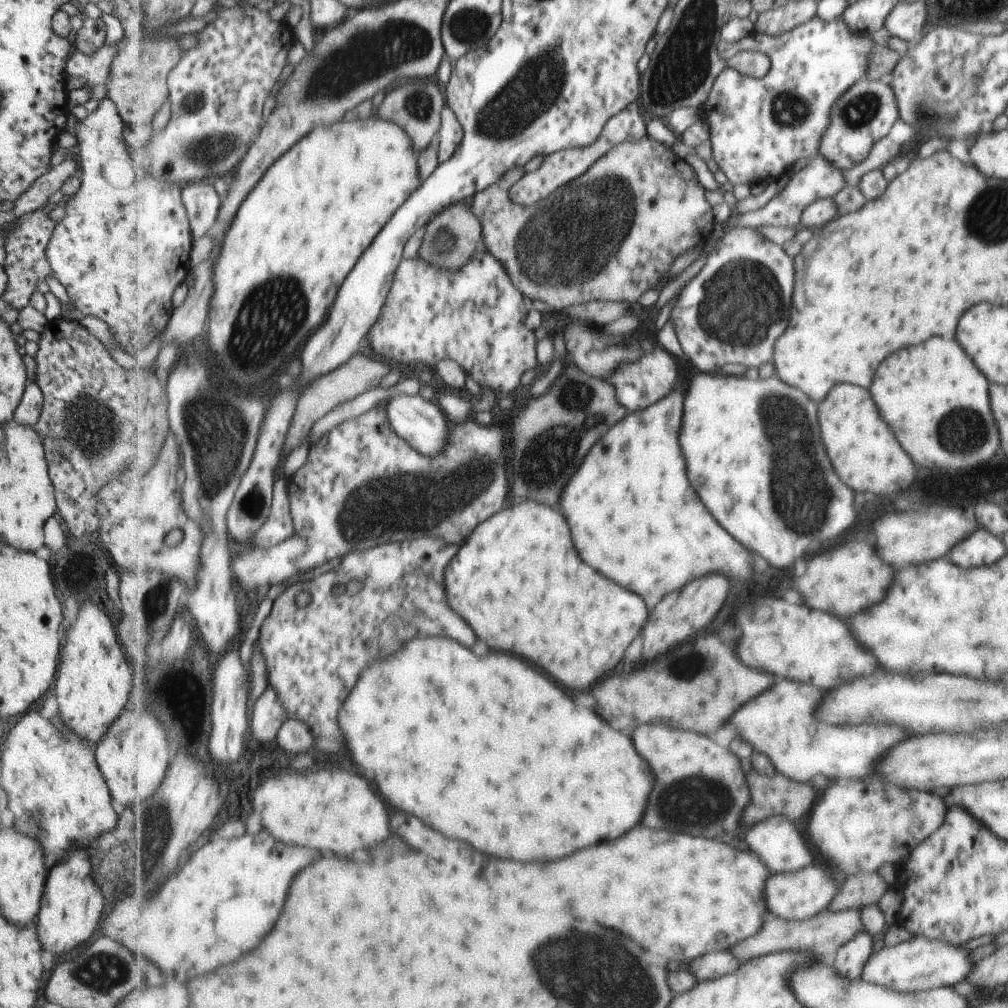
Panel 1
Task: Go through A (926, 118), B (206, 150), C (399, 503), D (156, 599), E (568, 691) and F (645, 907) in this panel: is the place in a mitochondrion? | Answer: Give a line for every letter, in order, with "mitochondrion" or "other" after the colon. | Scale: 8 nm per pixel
A: mitochondrion
B: mitochondrion
C: mitochondrion
D: mitochondrion
E: other
F: other

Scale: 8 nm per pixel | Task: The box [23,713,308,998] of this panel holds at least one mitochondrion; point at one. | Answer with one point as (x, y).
(103, 973)

